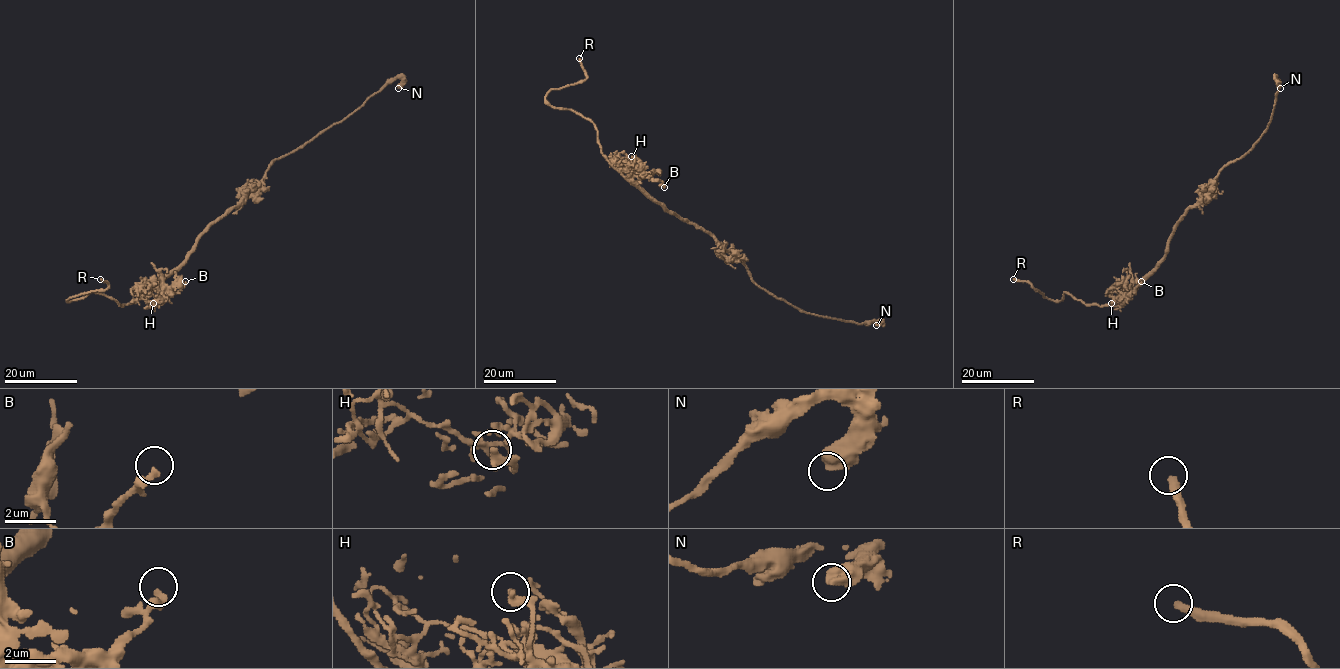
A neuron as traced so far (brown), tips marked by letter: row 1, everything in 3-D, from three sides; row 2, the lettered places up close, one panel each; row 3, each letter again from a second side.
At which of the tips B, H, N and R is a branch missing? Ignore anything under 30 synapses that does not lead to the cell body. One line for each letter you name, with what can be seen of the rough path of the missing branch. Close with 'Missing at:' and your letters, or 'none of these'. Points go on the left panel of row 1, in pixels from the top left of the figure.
Missing at: R

